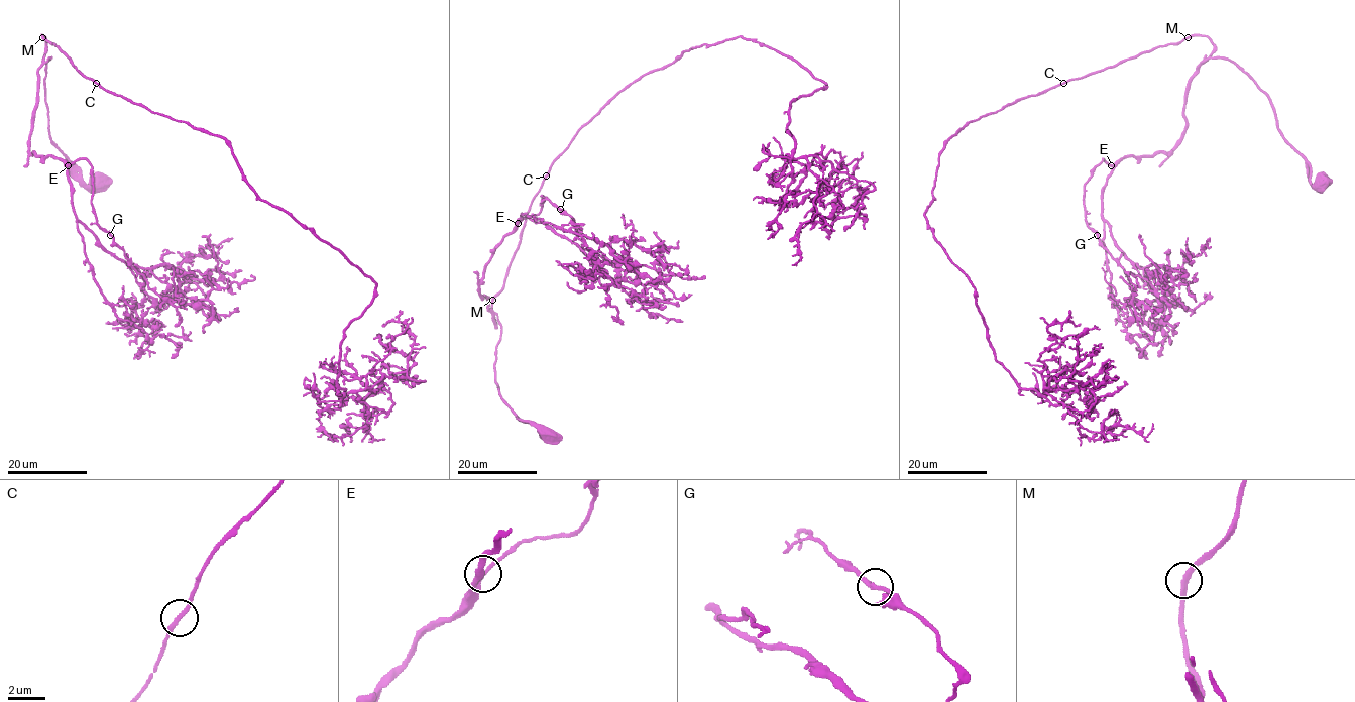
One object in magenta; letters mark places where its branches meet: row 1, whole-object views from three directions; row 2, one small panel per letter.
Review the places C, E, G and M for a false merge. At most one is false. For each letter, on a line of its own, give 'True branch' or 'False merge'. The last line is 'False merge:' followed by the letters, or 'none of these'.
C: True branch
E: True branch
G: True branch
M: True branch
False merge: none of these

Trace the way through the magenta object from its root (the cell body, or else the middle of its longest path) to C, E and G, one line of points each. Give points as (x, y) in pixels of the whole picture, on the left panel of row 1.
C: (97, 182), (86, 185), (49, 135), (44, 78), (51, 57), (43, 61), (42, 35), (96, 82)
E: (97, 182), (86, 185), (49, 135), (44, 82), (49, 57), (37, 72), (28, 151), (54, 155), (68, 165)
G: (97, 182), (86, 185), (49, 135), (49, 57), (37, 72), (28, 151), (90, 162), (92, 209), (110, 234)

